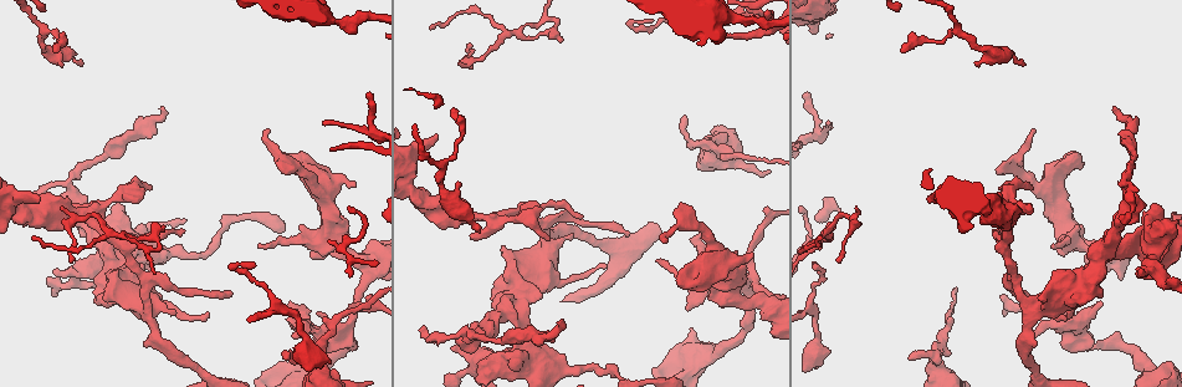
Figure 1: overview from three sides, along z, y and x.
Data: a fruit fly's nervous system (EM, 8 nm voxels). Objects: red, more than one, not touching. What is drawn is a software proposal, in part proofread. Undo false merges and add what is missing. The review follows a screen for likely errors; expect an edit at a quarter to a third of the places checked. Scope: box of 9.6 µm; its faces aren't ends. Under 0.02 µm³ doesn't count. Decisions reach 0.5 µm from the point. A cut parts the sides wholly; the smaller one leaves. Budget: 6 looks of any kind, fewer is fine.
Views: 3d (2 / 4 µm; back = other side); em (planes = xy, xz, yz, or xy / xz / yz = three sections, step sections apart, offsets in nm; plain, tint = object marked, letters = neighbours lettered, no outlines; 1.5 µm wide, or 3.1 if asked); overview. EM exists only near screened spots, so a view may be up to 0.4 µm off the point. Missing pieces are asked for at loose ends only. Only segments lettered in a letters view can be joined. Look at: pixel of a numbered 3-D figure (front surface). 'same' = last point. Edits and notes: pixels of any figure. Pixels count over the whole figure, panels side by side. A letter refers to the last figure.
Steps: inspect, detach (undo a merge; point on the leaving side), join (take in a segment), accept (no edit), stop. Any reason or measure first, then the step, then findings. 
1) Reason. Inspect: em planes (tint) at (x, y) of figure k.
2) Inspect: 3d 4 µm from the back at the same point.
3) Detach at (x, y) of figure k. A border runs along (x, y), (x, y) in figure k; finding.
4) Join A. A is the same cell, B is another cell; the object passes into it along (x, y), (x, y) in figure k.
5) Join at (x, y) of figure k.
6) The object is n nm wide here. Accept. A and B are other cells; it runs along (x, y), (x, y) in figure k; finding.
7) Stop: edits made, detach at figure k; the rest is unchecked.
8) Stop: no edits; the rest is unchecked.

An open end. Inspect: em planes (letters) at (458, 189) of figure 1.

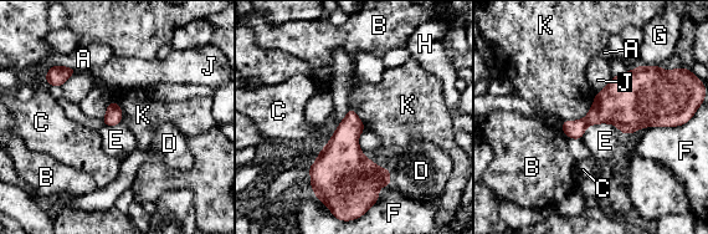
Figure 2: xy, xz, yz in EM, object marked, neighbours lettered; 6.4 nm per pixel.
The longest contact is with K, 300 nm. Accept. A, B, C, D, E, F, G, H, J and K are other cells; a border runs along (596, 93), (584, 117), (562, 123) in figure 2; none of them fits.

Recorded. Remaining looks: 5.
Free end. Inspect: 3d 4 µm at (1031, 191) of figure 1.

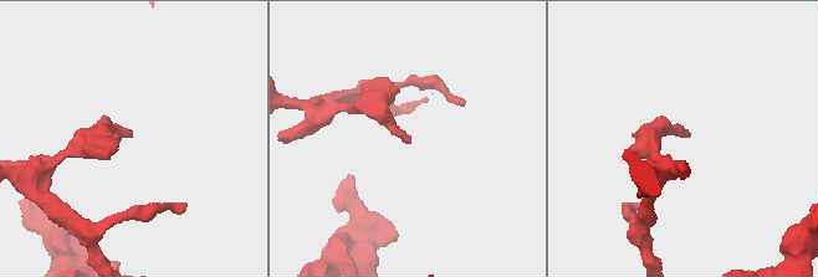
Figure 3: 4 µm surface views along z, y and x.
Now the EM. Inspect: em planes (tint) at (407, 142) of figure 3.

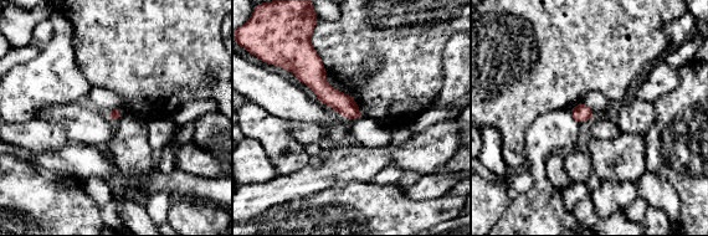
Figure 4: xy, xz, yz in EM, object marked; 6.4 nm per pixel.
See the neighbours. Inspect: em planes (letters) at the same point.

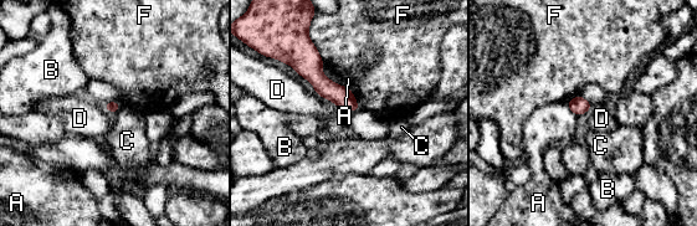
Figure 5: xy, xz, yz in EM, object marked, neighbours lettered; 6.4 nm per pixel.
Accept. A, B, C, D and F are other cells; it runs along (307, 49), (312, 72), (354, 107) in figure 5; no lettered segment goes on from it.

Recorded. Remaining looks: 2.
Free end. Inspect: em xz step 4 (letters) at (331, 364) of figure 1.

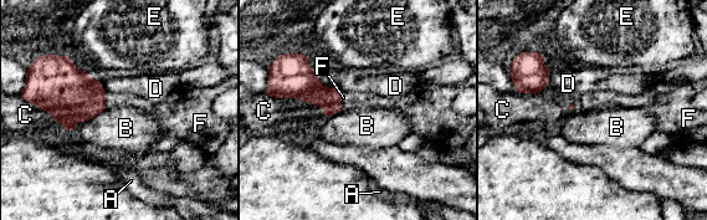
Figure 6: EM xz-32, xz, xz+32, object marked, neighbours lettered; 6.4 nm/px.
Inspect: em planes (letters) at the same point.

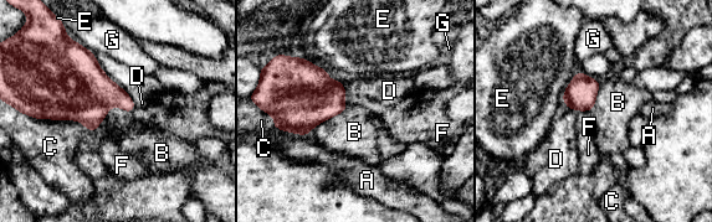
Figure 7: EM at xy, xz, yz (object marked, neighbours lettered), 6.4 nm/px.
Accept. A, B, C, D, E, F and G are other cells; a border runs along (347, 108), (317, 123), (307, 133) in figure 7; none of them fits.

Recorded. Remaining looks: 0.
Stop: no edits; the rest is unchecked.

